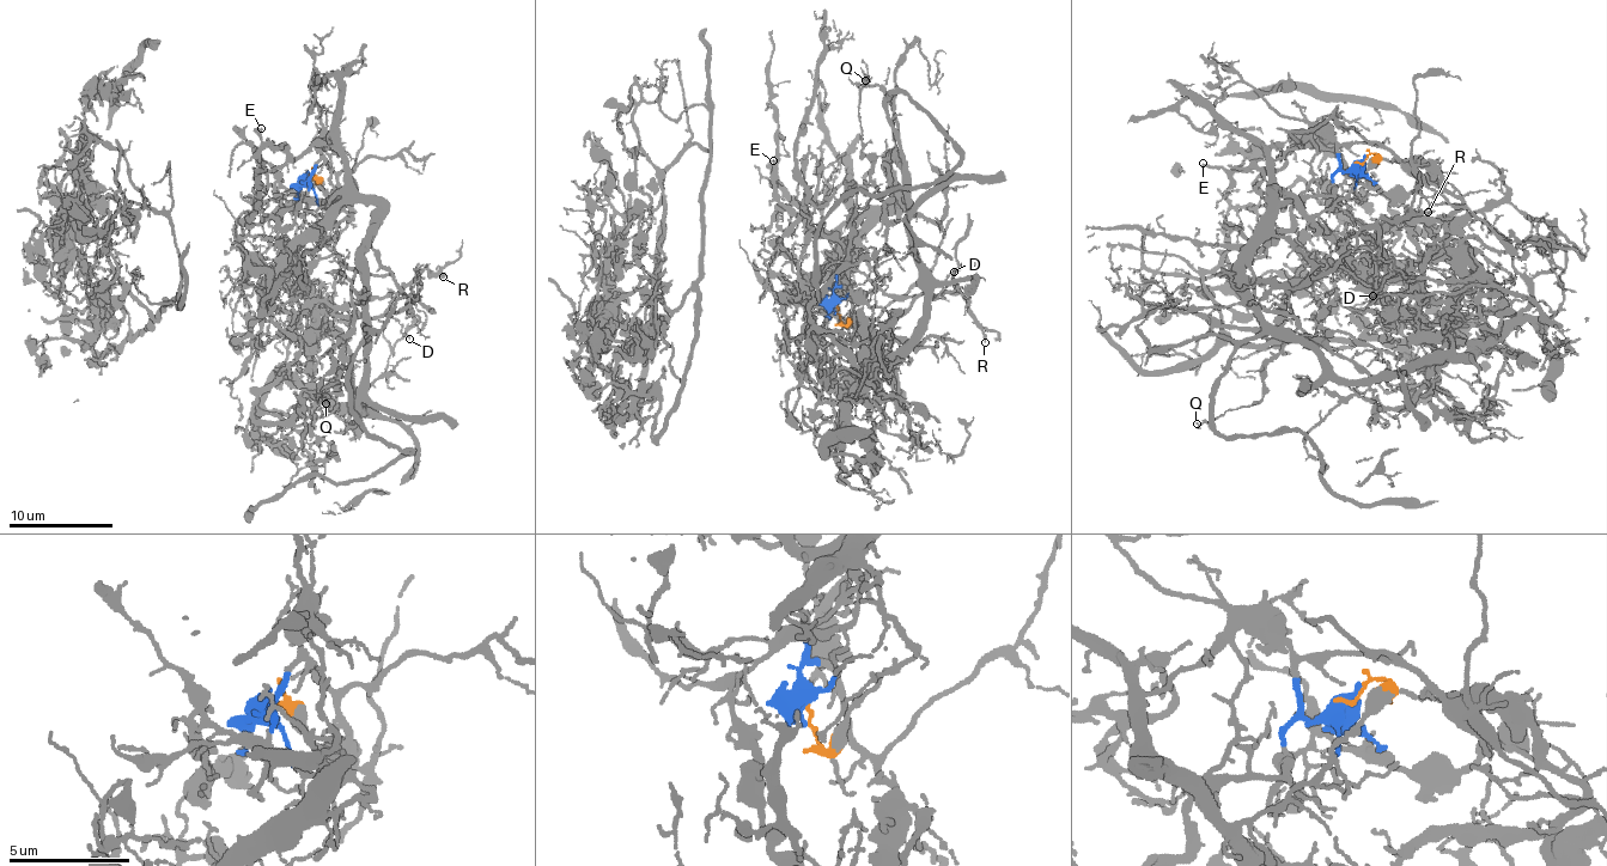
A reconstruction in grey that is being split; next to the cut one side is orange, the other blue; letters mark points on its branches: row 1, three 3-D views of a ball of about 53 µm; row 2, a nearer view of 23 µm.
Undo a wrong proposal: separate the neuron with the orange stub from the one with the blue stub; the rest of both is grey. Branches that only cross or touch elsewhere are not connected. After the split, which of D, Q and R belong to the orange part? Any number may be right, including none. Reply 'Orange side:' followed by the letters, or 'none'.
Orange side: Q

